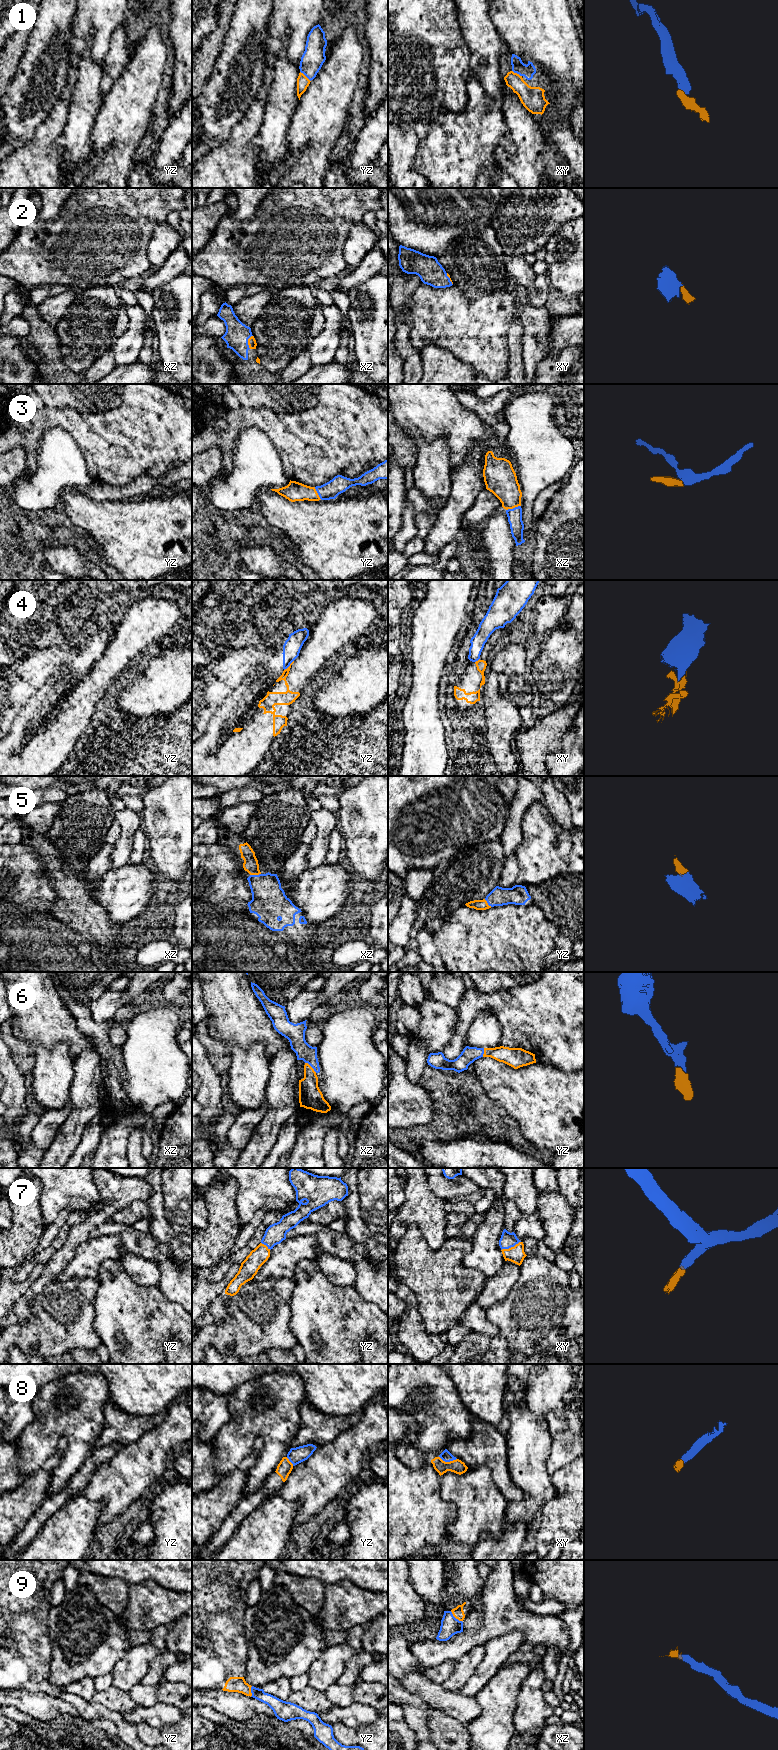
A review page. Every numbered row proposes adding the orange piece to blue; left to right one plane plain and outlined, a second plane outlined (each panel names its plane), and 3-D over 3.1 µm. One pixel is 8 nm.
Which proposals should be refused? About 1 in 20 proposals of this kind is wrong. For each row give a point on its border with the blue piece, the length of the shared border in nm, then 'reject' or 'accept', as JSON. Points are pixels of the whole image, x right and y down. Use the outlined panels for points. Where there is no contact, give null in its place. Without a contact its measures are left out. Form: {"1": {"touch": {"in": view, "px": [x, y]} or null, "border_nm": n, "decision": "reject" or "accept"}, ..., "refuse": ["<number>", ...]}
{"1": {"touch": {"in": "yz", "px": [305, 75]}, "border_nm": 120, "decision": "accept"}, "2": {"touch": {"in": "xz", "px": [247, 342]}, "border_nm": 110, "decision": "accept"}, "3": {"touch": {"in": "xz", "px": [513, 508]}, "border_nm": 130, "decision": "accept"}, "4": {"touch": {"in": "yz", "px": [289, 665]}, "border_nm": 120, "decision": "reject"}, "5": {"touch": {"in": "xz", "px": [255, 875]}, "border_nm": 90, "decision": "accept"}, "6": {"touch": {"in": "xz", "px": [311, 1066]}, "border_nm": 130, "decision": "accept"}, "7": {"touch": {"in": "xy", "px": [510, 1247]}, "border_nm": 180, "decision": "accept"}, "8": {"touch": {"in": "xy", "px": [448, 1461]}, "border_nm": 150, "decision": "accept"}, "9": {"touch": {"in": "xz", "px": [454, 1617]}, "border_nm": 130, "decision": "accept"}, "refuse": ["4"]}

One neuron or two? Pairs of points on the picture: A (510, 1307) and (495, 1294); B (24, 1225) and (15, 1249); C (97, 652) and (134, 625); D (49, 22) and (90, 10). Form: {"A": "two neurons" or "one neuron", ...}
{"A": "two neurons", "B": "one neuron", "C": "two neurons", "D": "two neurons"}

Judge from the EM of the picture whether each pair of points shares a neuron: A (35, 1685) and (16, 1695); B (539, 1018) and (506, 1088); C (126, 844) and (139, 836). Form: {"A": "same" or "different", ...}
{"A": "different", "B": "different", "C": "different"}

